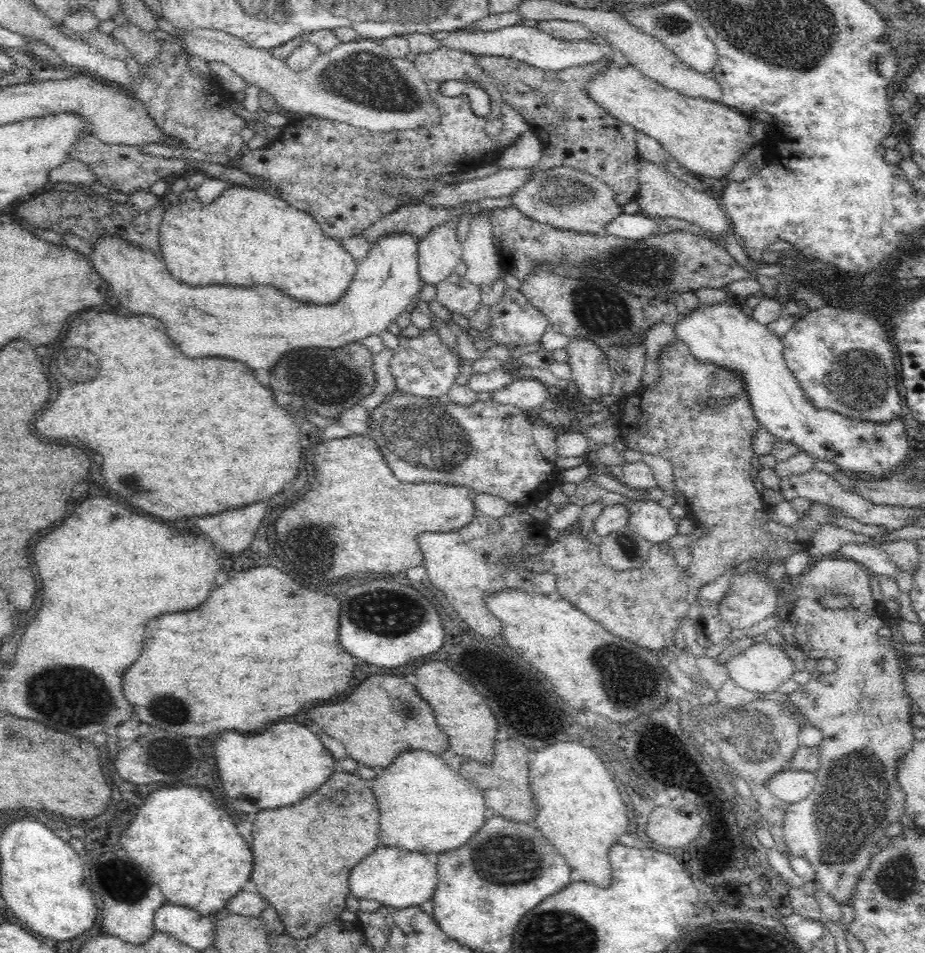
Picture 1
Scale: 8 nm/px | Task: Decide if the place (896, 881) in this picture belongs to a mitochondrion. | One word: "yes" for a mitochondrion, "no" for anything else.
yes

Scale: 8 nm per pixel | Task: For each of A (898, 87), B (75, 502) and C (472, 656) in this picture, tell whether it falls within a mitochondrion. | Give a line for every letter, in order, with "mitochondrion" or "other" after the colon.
A: other
B: other
C: other

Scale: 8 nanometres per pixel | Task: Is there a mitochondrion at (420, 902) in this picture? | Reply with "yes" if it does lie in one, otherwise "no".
no

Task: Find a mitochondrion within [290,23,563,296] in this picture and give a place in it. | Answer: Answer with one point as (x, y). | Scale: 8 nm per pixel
(363, 77)

